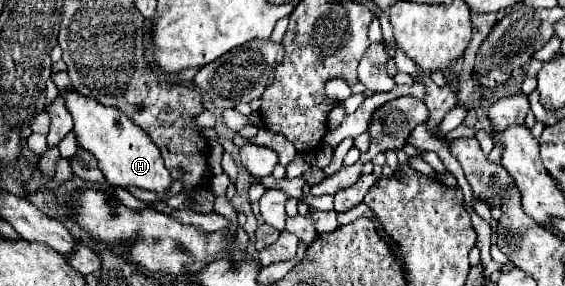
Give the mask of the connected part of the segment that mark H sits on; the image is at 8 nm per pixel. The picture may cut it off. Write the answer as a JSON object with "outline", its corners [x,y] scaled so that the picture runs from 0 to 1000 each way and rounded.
{"outline":[[[115,318],[108,325],[115,339],[115,367],[122,395],[129,402],[136,500],[147,507],[154,528],[161,528],[172,563],[175,591],[182,598],[186,626],[204,654],[246,654],[278,675],[281,689],[299,682],[299,654],[306,640],[303,605],[288,577],[288,549],[278,521],[278,507],[246,451],[239,430],[228,423],[228,409],[204,381],[175,367],[175,353],[158,346],[136,318]]]}

